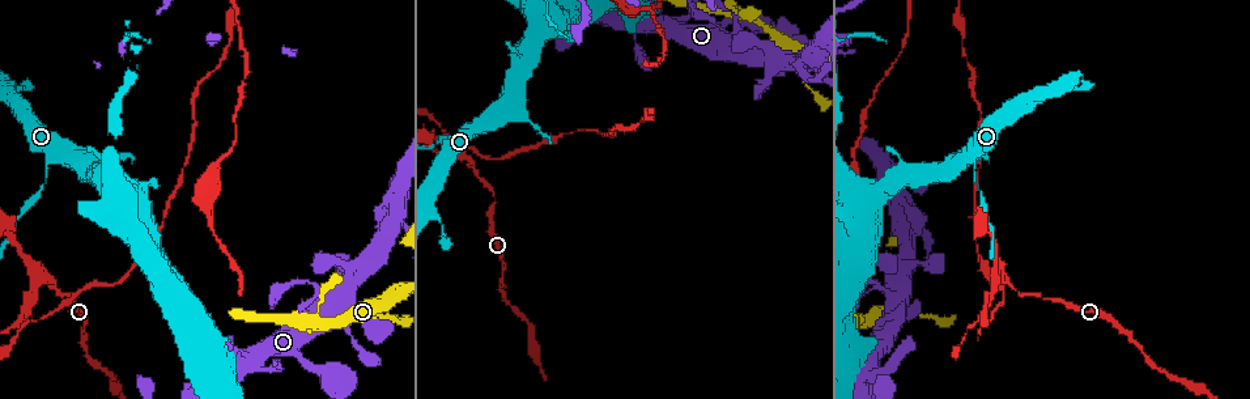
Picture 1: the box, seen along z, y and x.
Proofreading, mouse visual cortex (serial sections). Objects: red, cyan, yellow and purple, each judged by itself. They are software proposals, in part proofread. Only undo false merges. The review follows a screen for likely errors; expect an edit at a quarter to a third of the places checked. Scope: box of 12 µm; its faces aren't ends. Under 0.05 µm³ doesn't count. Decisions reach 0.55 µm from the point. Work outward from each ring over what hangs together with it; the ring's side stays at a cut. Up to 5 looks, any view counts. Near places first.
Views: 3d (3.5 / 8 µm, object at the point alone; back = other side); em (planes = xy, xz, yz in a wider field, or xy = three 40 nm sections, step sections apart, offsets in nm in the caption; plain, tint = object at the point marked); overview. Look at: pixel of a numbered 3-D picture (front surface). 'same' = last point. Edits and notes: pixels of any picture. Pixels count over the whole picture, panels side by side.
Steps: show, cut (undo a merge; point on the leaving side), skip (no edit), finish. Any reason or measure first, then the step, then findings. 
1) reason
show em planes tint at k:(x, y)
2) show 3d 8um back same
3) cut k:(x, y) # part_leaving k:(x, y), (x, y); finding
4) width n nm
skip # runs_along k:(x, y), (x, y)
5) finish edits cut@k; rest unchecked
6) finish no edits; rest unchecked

calibre changes
show 3d 3.5um at 1:(732, 11)

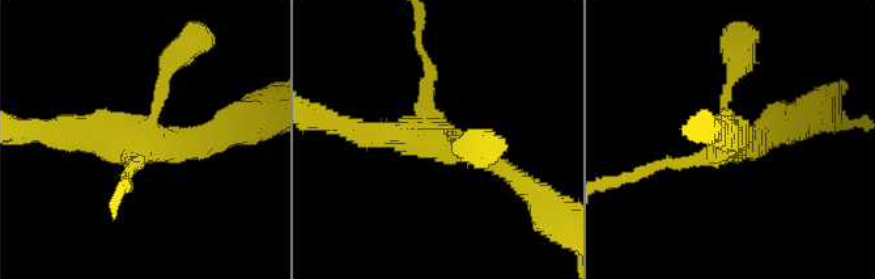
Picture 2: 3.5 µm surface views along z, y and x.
show em xy step 2 tint at 2:(440, 138)

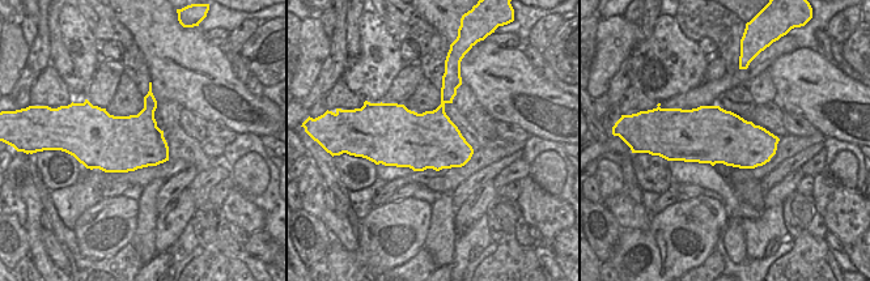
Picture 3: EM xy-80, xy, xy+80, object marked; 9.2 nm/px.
skip # runs_along 2:(518, 180), (442, 140), (353, 130); all the same cell

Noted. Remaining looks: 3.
thin neck
show 3d 3.5um at 1:(977, 186)

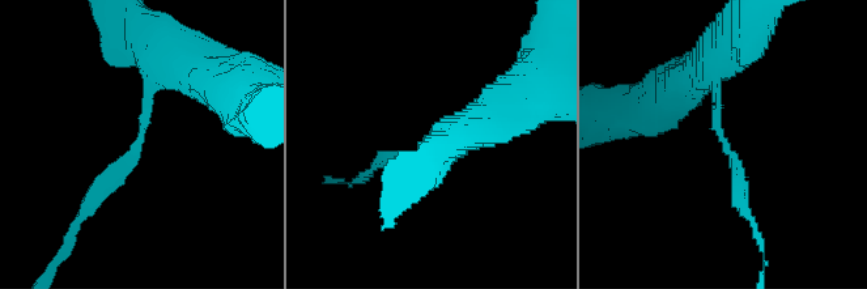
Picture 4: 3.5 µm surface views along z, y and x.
arm_widths 200, 200 nm; shape alone is not enough
show em xy step 5 tint at 4:(726, 141)

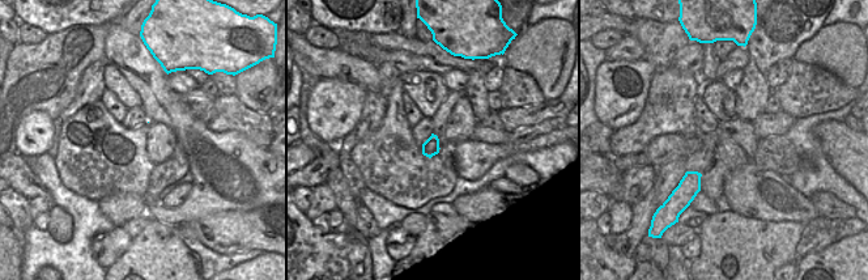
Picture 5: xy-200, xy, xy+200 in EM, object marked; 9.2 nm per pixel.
show em planes tint same

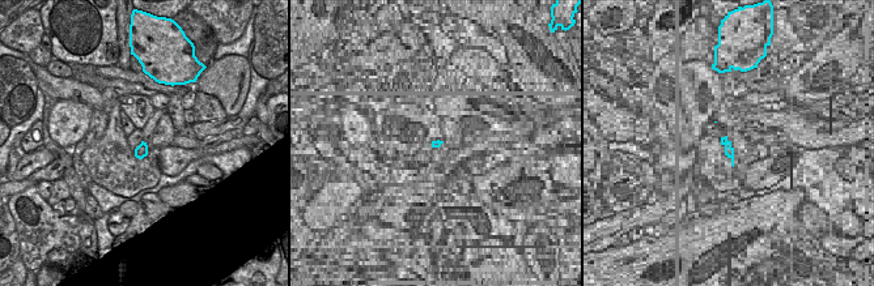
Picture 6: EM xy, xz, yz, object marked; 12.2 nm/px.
width 160 nm
skip # runs_along 4:(169, 59), (137, 151), (85, 211); all the same cell

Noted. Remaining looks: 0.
finish no edits; rest unchecked

